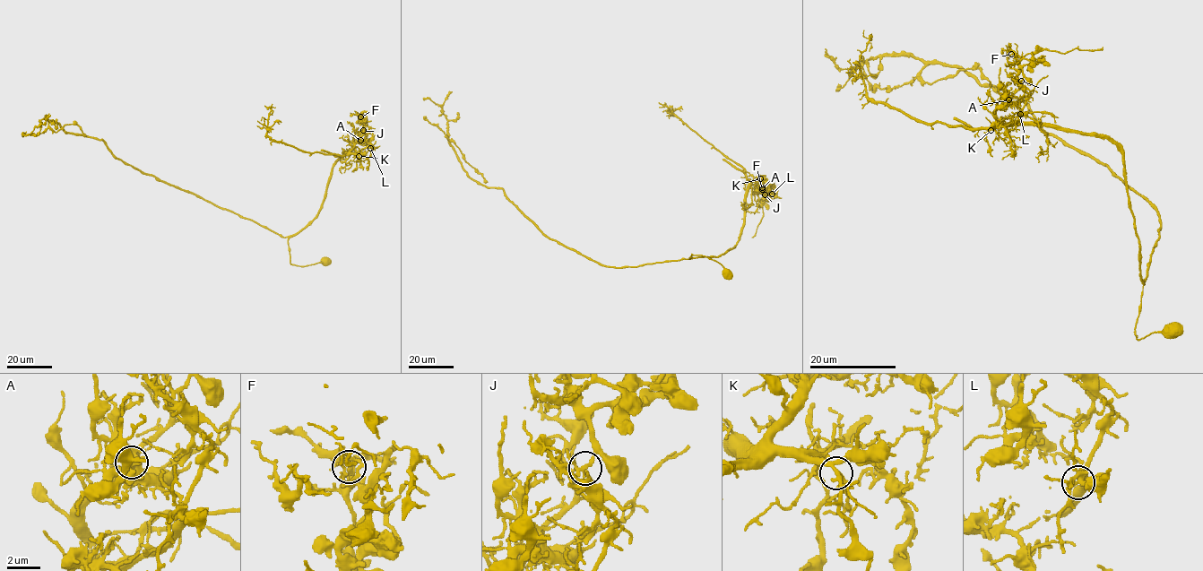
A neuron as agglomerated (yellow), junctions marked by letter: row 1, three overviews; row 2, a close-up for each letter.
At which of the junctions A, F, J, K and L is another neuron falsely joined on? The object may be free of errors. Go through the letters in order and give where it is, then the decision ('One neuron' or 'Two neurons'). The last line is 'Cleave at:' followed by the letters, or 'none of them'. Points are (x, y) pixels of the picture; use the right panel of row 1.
A: Place: (1008, 99). One neuron
F: Place: (1011, 54). One neuron
J: Place: (1021, 81). Two neurons
K: Place: (990, 130). One neuron
L: Place: (1020, 114). One neuron
Cleave at: J

